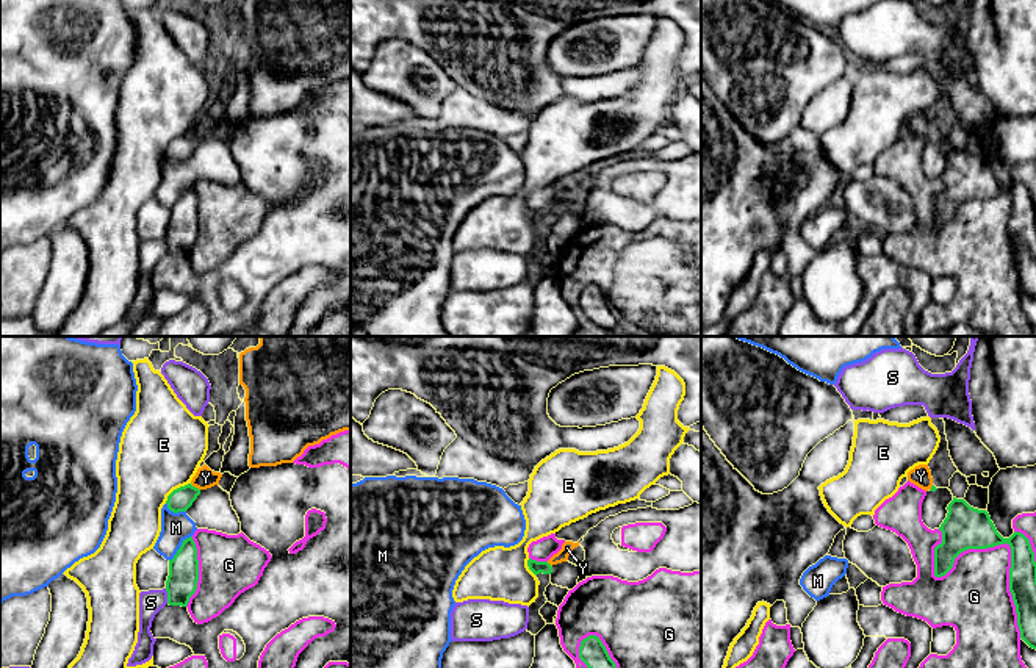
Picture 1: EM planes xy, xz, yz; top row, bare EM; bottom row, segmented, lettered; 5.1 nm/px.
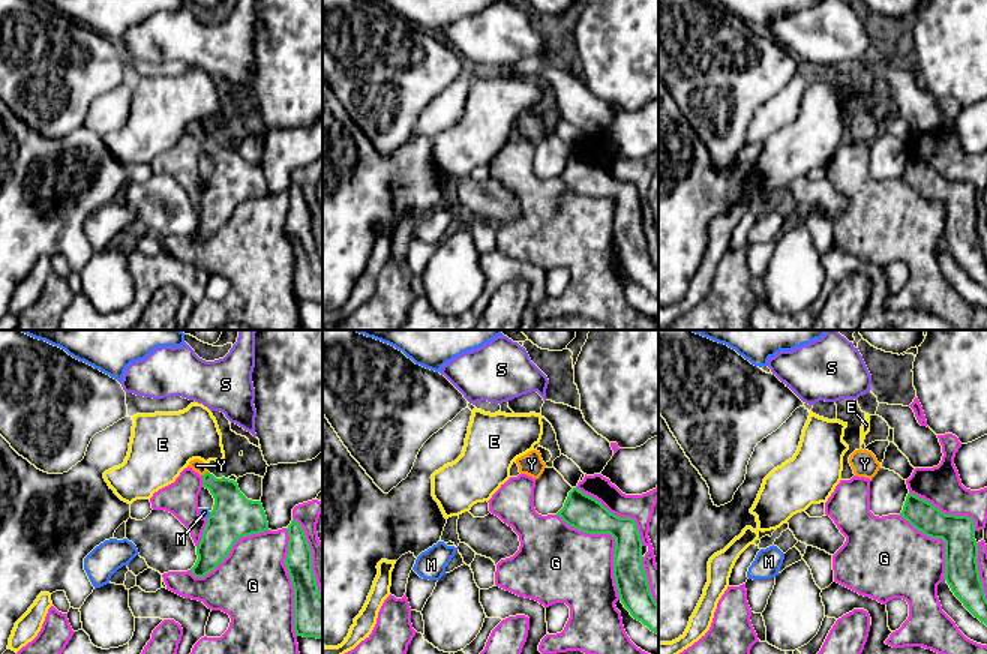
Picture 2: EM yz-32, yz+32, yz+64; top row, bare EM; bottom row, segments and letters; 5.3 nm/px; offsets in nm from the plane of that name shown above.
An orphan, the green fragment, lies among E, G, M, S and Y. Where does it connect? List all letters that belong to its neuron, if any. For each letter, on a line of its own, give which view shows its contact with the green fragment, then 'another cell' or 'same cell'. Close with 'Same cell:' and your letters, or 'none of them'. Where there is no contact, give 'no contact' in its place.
E: xy | another cell
G: yz | another cell
M: xy | another cell
S: xy | another cell
Y: xy | same cell
Same cell: Y

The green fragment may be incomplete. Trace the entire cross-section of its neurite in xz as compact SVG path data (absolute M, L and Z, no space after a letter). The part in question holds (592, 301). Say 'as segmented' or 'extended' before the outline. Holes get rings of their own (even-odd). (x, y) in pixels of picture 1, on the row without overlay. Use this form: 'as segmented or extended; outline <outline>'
as segmented; outline M588 285L581 291L579 308L603 329L613 329L617 325L617 314L596 285Z

